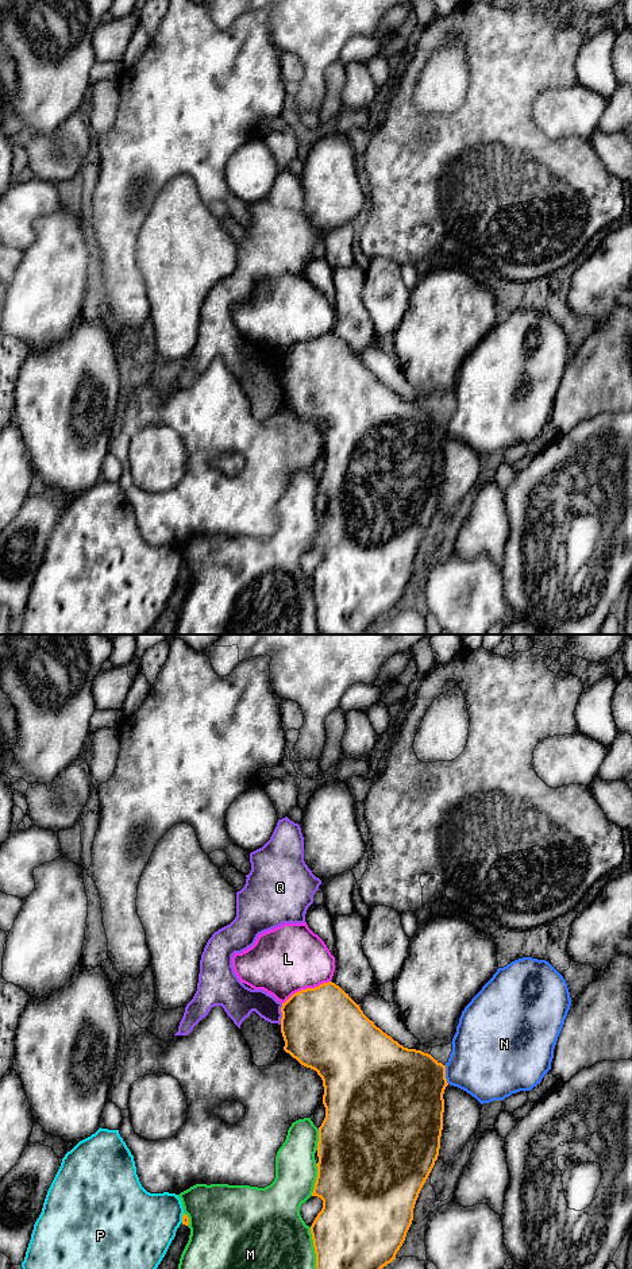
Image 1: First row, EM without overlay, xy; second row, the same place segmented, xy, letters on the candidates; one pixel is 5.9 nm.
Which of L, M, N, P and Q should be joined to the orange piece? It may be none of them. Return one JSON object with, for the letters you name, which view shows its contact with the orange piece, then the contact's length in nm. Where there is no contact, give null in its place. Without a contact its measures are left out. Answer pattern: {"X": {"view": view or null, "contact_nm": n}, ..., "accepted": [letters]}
{"accepted": []}

